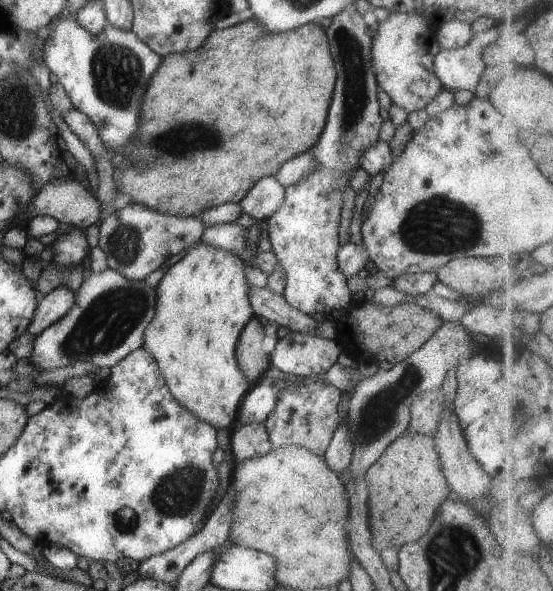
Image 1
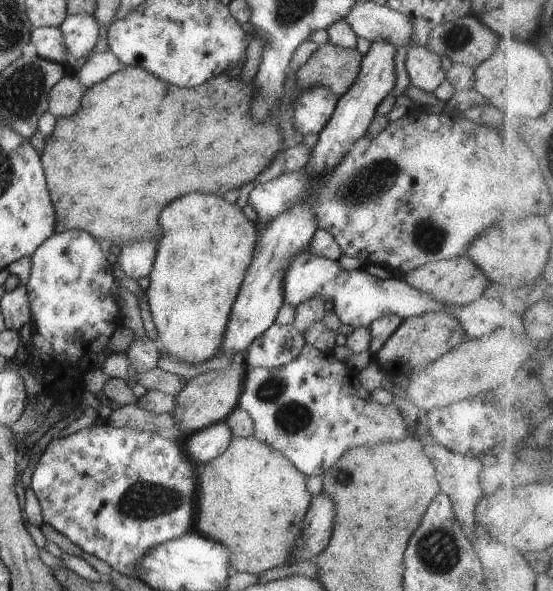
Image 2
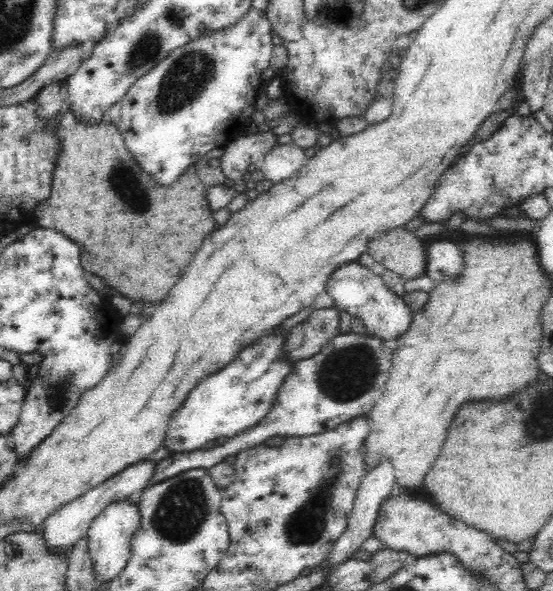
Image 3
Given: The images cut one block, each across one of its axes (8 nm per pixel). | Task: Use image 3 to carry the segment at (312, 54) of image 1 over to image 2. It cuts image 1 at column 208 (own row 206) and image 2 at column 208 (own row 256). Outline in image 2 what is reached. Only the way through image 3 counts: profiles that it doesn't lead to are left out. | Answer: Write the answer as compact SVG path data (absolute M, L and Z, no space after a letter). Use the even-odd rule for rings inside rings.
M125 67L116 71L112 76L93 84L87 88L83 94L80 108L70 116L57 118L56 126L52 134L45 137L45 147L41 152L41 161L47 178L48 192L55 208L55 233L64 230L74 229L91 234L99 243L108 242L112 245L122 246L129 242L158 242L162 230L156 224L158 212L170 204L172 200L188 194L188 192L208 192L214 194L226 194L228 190L240 188L244 182L254 181L269 164L286 148L284 144L282 130L276 126L270 126L270 118L264 124L254 124L250 120L250 88L242 86L238 80L230 80L228 76L214 77L204 86L198 88L176 88L168 85L163 80L152 76L148 71L140 67Z

